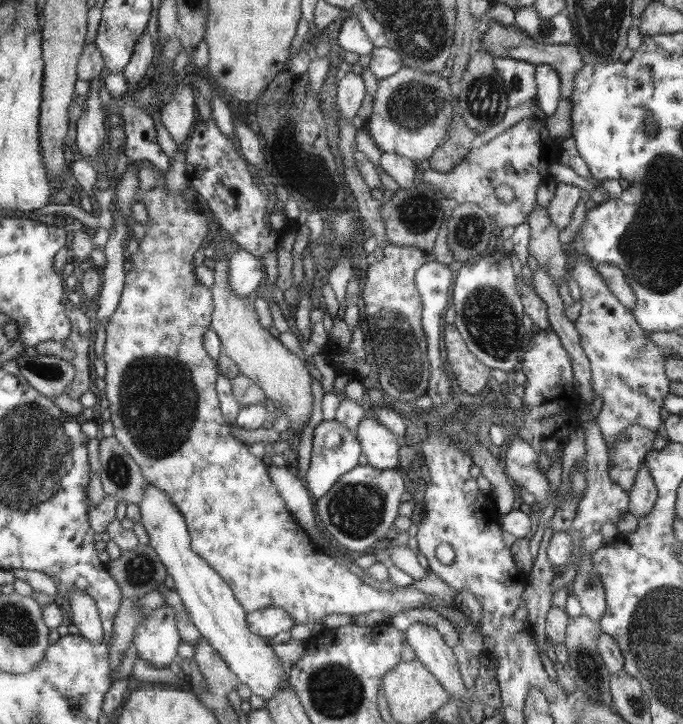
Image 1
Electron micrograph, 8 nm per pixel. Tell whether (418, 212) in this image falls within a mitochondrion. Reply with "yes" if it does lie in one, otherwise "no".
yes

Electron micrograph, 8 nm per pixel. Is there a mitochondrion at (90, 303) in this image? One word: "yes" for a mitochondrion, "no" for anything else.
no

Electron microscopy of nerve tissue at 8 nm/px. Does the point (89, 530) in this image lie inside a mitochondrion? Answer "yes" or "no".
no

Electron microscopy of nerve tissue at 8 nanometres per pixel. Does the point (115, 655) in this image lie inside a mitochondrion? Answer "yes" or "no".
no

